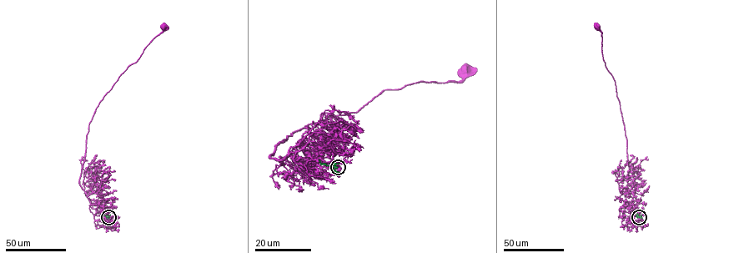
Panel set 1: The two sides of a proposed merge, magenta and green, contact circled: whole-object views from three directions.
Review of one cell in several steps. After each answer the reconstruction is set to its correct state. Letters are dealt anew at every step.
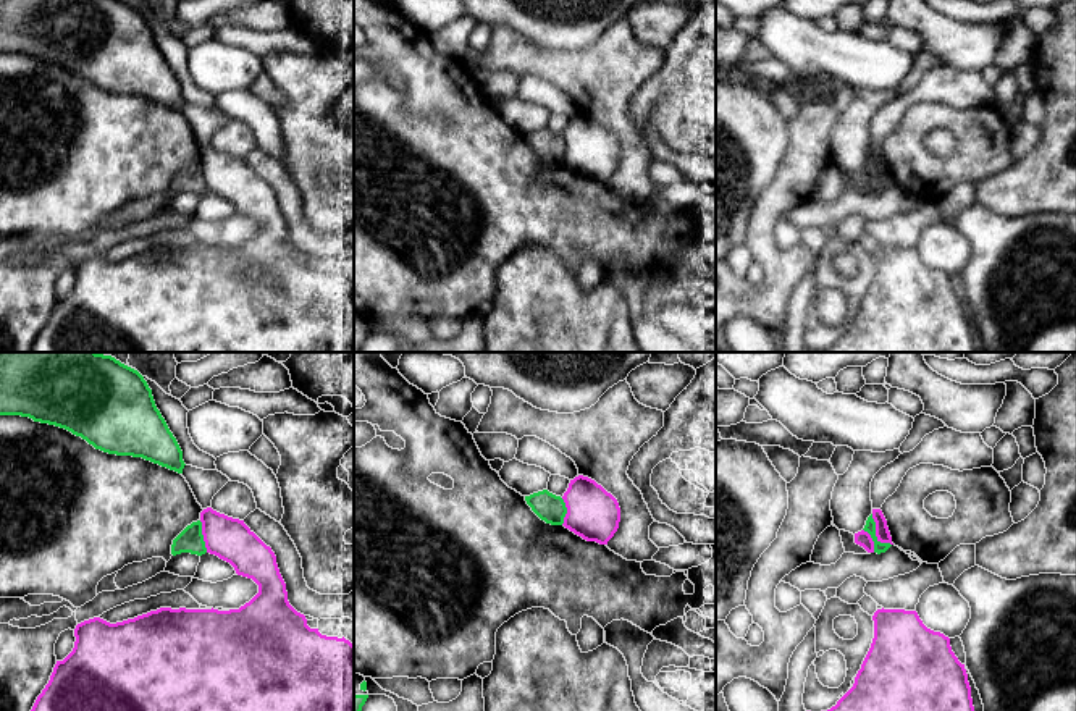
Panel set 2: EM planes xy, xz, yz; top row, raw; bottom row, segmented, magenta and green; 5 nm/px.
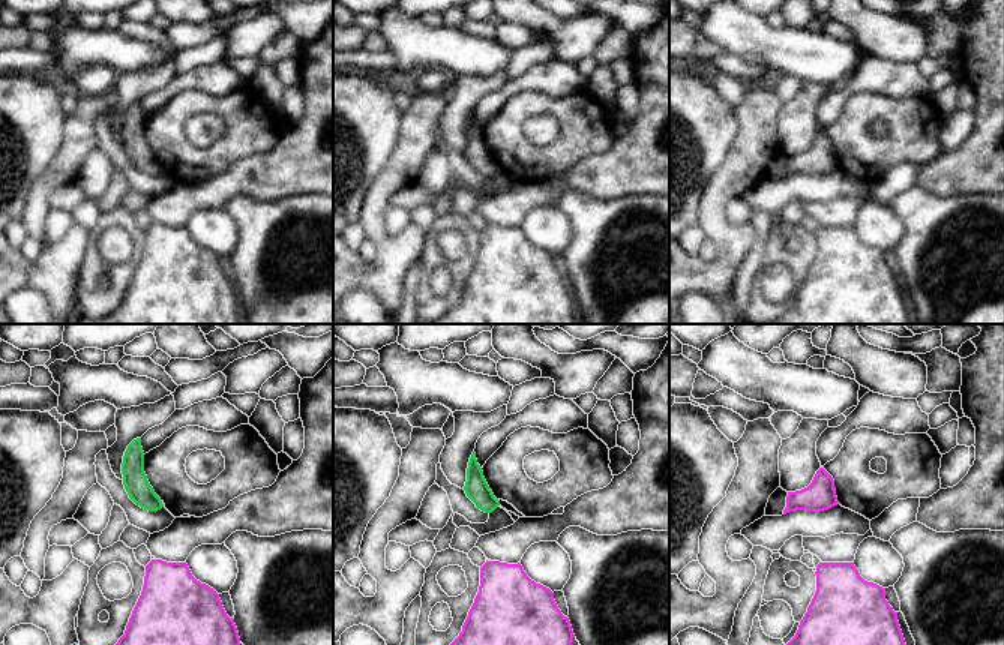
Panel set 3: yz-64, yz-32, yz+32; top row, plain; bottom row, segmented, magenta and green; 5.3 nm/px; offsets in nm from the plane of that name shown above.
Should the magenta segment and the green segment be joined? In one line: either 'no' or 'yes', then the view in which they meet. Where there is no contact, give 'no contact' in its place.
no | yz

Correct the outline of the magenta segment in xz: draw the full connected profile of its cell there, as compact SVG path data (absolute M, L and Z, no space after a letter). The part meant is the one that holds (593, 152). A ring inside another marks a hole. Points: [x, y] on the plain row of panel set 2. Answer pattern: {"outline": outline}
{"outline": "M583 113L570 118L562 137L567 145L562 163L586 179L607 183L620 160L617 137Z"}

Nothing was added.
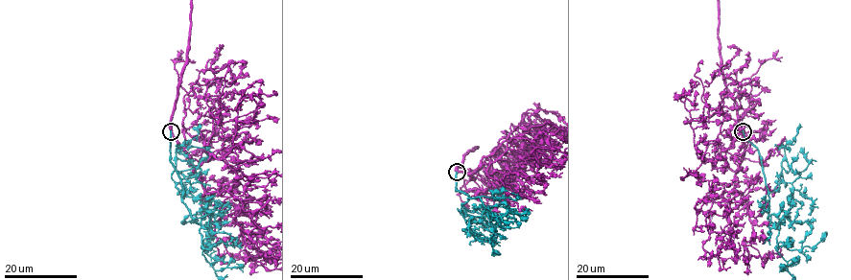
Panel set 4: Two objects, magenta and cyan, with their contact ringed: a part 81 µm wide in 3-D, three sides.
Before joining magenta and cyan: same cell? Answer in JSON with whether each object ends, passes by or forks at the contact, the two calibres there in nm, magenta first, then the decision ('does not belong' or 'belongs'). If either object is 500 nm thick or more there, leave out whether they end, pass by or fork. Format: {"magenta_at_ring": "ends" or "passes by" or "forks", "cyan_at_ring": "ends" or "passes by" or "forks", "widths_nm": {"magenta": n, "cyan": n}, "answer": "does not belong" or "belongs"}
{"magenta_at_ring": "passes by", "cyan_at_ring": "ends", "widths_nm": {"magenta": 460, "cyan": 320}, "answer": "belongs"}

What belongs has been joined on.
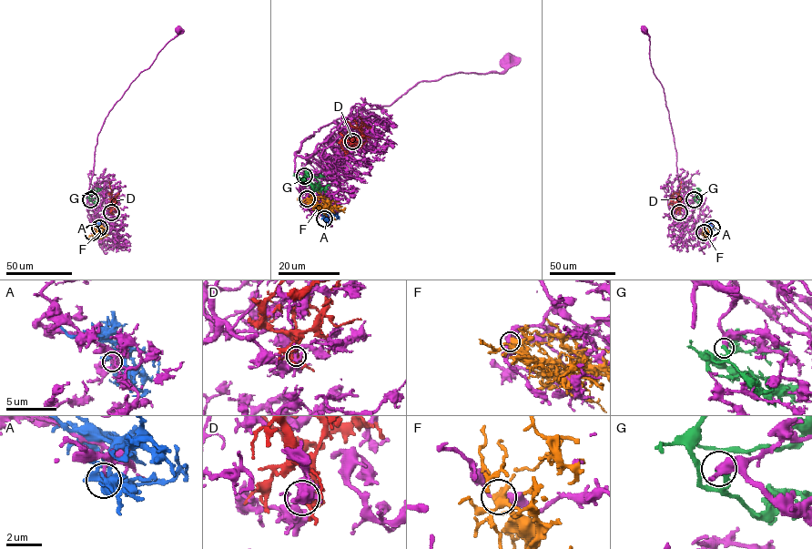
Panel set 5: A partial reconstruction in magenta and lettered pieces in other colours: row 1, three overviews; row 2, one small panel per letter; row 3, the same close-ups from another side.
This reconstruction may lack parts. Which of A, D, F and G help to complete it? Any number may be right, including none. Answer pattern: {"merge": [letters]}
{"merge": ["G"]}

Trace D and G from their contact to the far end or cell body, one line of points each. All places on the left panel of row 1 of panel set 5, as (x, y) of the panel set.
D: (111, 212), (106, 208), (111, 198), (109, 181)
G: (91, 199), (89, 196), (98, 188), (96, 188)

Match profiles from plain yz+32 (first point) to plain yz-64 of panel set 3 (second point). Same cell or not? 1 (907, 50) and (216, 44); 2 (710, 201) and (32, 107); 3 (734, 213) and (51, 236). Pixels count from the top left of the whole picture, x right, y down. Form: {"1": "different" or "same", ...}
{"1": "different", "2": "different", "3": "same"}

